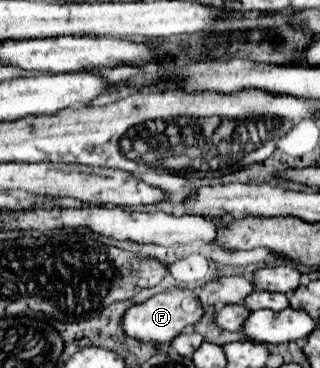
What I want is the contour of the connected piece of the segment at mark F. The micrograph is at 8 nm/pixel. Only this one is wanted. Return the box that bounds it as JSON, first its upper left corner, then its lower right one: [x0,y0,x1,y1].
[121,288,203,344]

